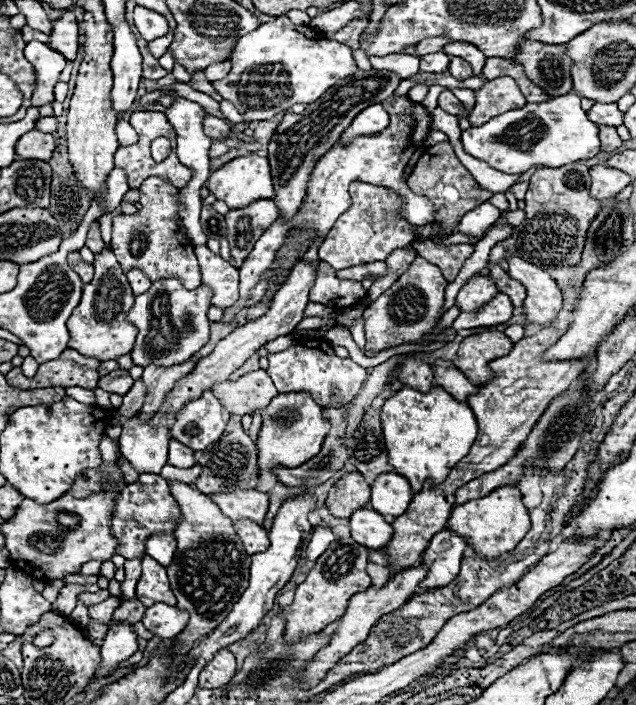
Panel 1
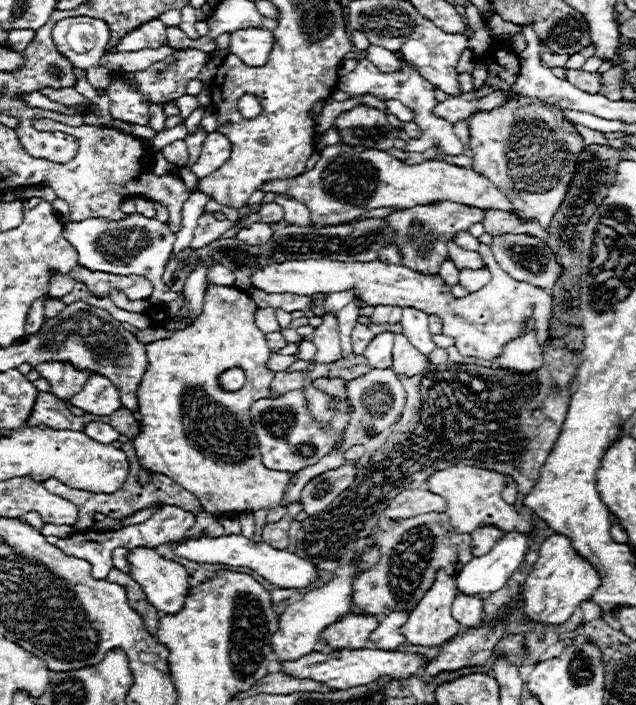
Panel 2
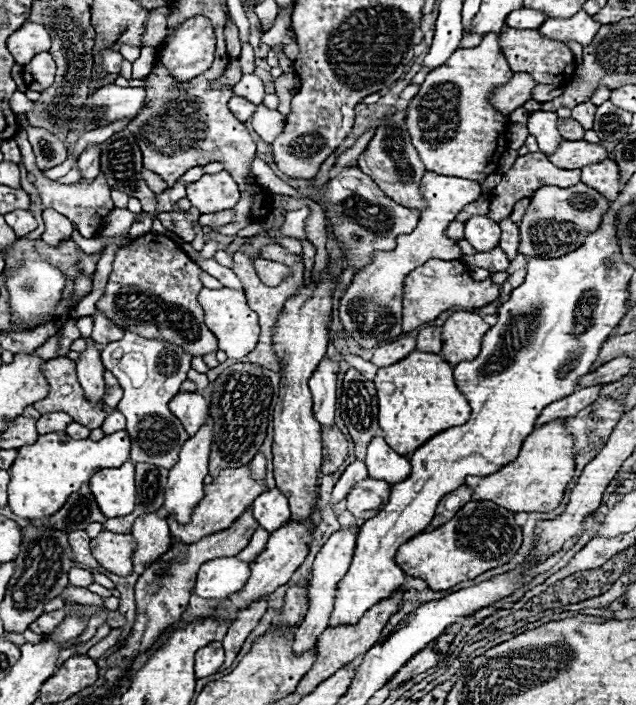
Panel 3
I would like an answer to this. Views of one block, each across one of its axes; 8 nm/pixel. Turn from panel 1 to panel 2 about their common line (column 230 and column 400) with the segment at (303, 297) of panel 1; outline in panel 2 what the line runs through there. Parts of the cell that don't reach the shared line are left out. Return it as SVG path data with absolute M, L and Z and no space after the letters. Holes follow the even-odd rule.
M404 334L394 336L394 352L392 352L392 370L396 374L406 374L414 376L420 374L428 366L428 358L418 352Z

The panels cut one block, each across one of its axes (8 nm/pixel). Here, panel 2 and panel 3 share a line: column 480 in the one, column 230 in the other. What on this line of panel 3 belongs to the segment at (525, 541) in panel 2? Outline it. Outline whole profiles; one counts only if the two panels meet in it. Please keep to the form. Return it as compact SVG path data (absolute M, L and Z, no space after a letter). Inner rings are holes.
M222 556L200 568L194 592L202 598L226 598L242 590L246 578L250 578L248 562L238 556Z

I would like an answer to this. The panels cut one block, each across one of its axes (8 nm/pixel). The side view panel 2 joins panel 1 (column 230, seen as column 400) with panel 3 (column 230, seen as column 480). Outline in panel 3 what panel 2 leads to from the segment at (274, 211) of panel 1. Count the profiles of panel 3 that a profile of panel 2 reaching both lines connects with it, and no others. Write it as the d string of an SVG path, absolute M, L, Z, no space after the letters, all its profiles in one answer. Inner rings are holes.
M223 210L216 213L202 214L200 216L200 224L202 226L210 226L210 228L218 228L231 222L233 217L232 210Z

